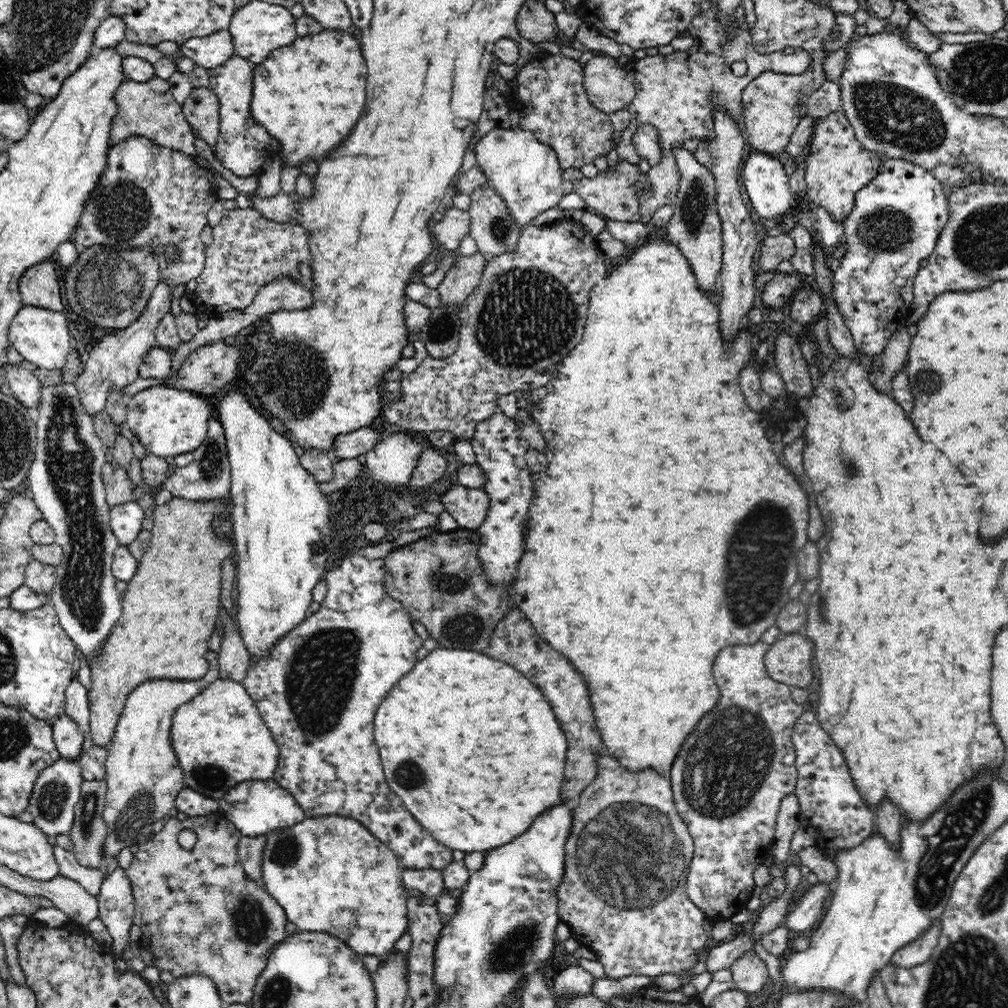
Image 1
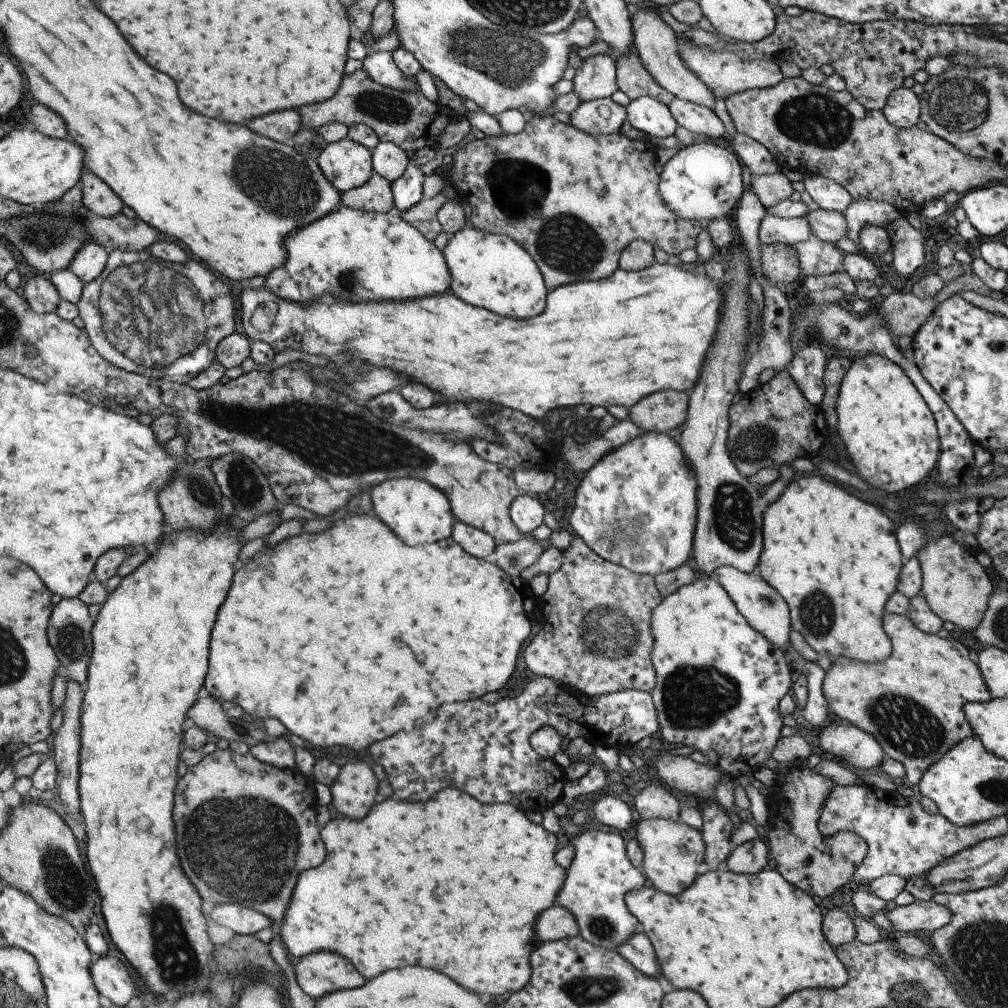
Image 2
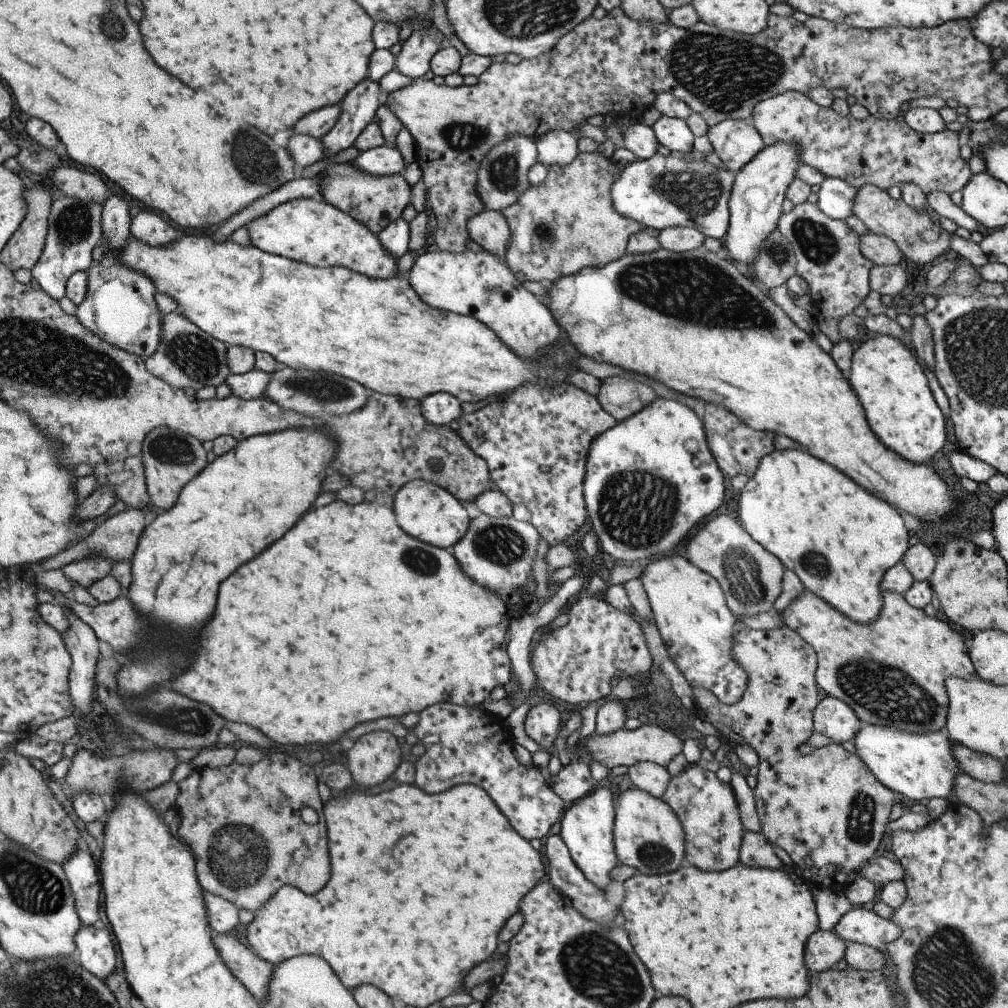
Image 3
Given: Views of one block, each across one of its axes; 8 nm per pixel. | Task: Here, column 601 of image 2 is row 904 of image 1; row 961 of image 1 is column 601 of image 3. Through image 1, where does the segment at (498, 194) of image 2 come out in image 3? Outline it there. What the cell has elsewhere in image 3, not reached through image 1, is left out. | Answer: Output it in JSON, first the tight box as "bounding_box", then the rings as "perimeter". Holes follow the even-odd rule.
{"bounding_box":[501,151,646,283],"perimeter":[[[598,151],[578,153],[576,160],[568,166],[548,167],[546,180],[542,184],[528,186],[526,192],[510,208],[502,210],[501,213],[506,218],[510,232],[512,232],[505,261],[517,276],[516,280],[521,283],[527,280],[528,282],[552,283],[562,276],[576,274],[584,268],[606,266],[628,253],[627,242],[630,236],[646,228],[635,220],[624,218],[612,206],[610,188],[618,180],[620,172],[622,170],[614,162]]]}

